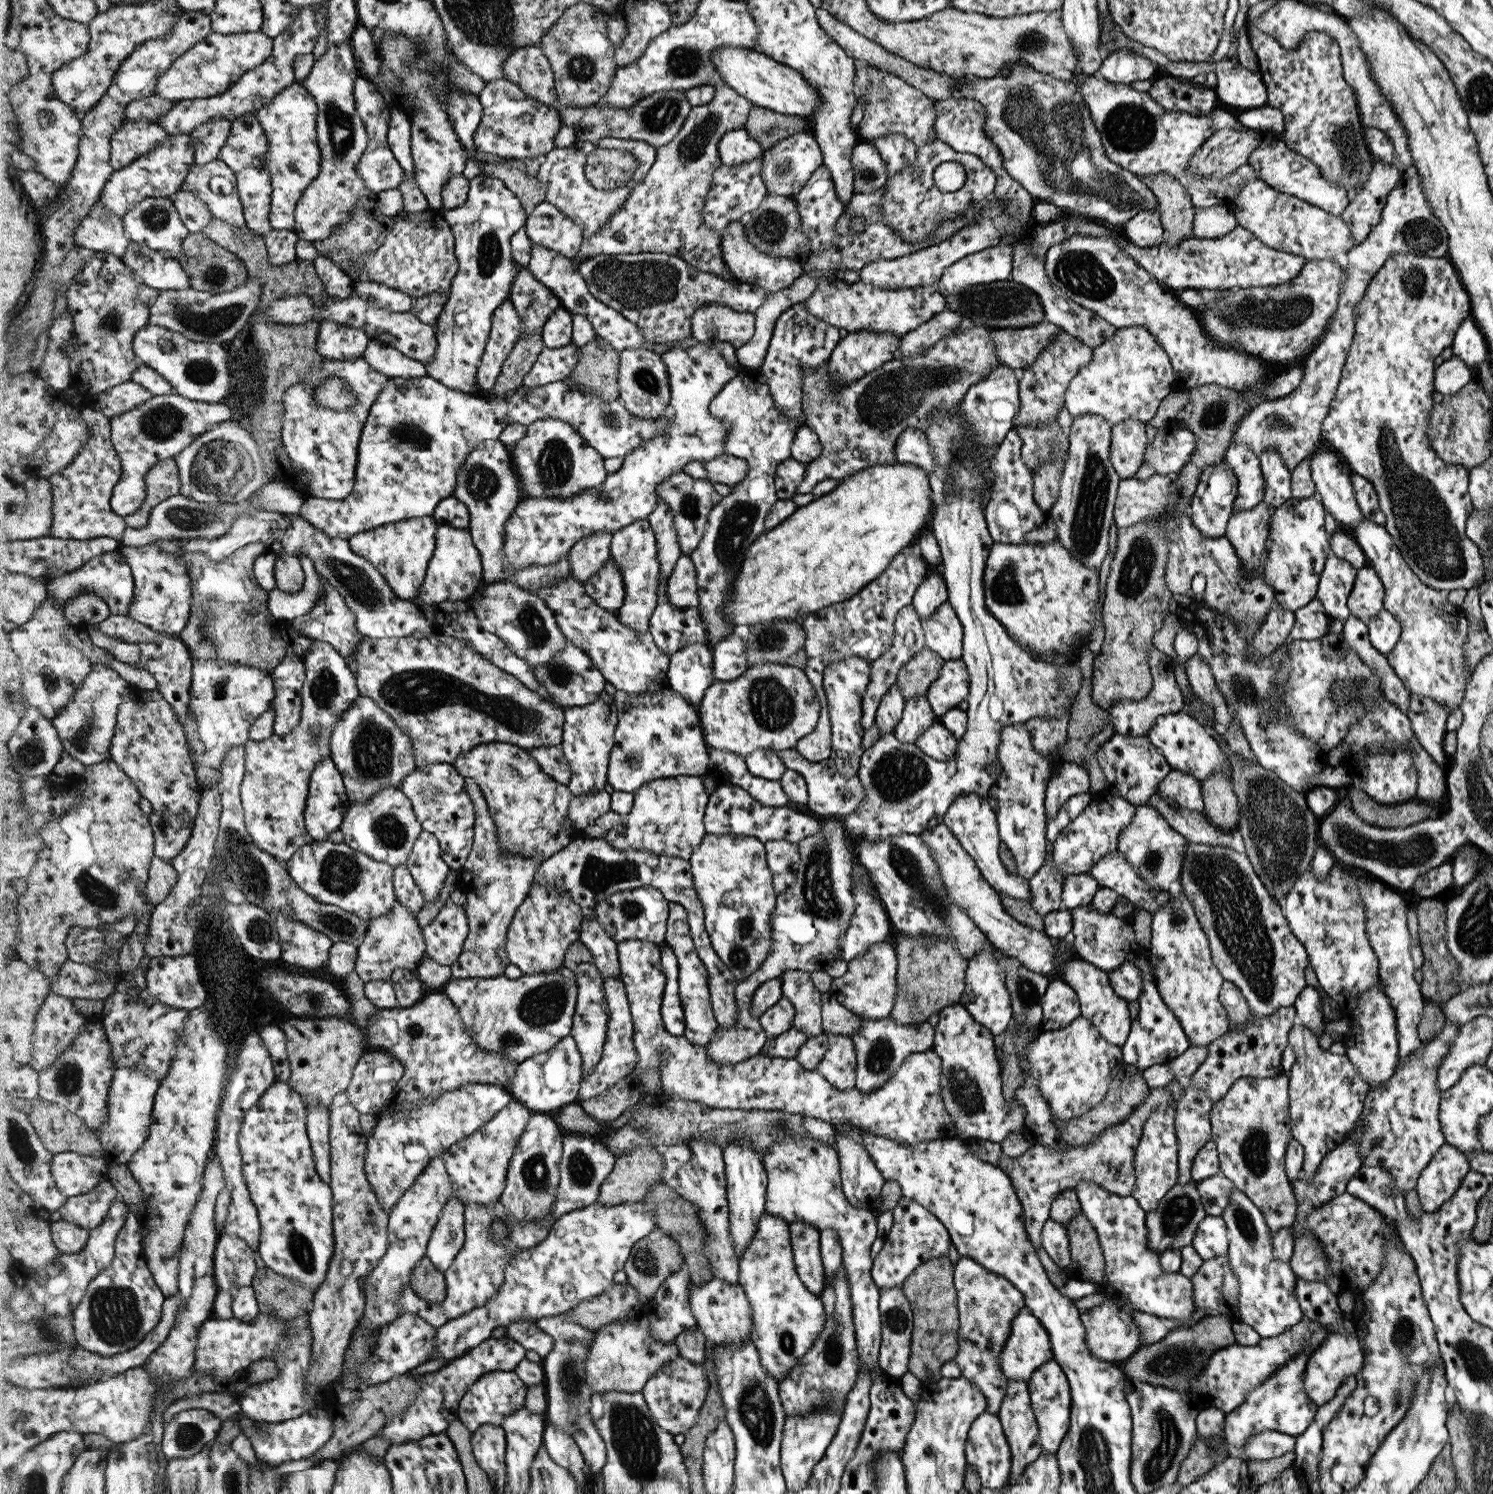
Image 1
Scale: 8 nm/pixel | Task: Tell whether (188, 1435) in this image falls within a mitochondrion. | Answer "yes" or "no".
yes

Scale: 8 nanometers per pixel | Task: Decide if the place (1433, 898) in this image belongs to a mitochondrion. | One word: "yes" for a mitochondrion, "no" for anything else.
no

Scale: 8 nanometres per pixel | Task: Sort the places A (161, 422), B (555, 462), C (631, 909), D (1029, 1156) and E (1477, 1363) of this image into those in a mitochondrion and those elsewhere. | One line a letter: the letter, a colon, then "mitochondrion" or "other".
A: mitochondrion
B: mitochondrion
C: mitochondrion
D: other
E: mitochondrion

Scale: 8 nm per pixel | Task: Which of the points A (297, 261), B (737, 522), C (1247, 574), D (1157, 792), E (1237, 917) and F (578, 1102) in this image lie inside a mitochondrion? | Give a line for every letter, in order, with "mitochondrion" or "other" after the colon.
A: other
B: mitochondrion
C: other
D: other
E: mitochondrion
F: other

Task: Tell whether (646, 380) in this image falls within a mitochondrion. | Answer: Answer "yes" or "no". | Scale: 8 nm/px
yes

